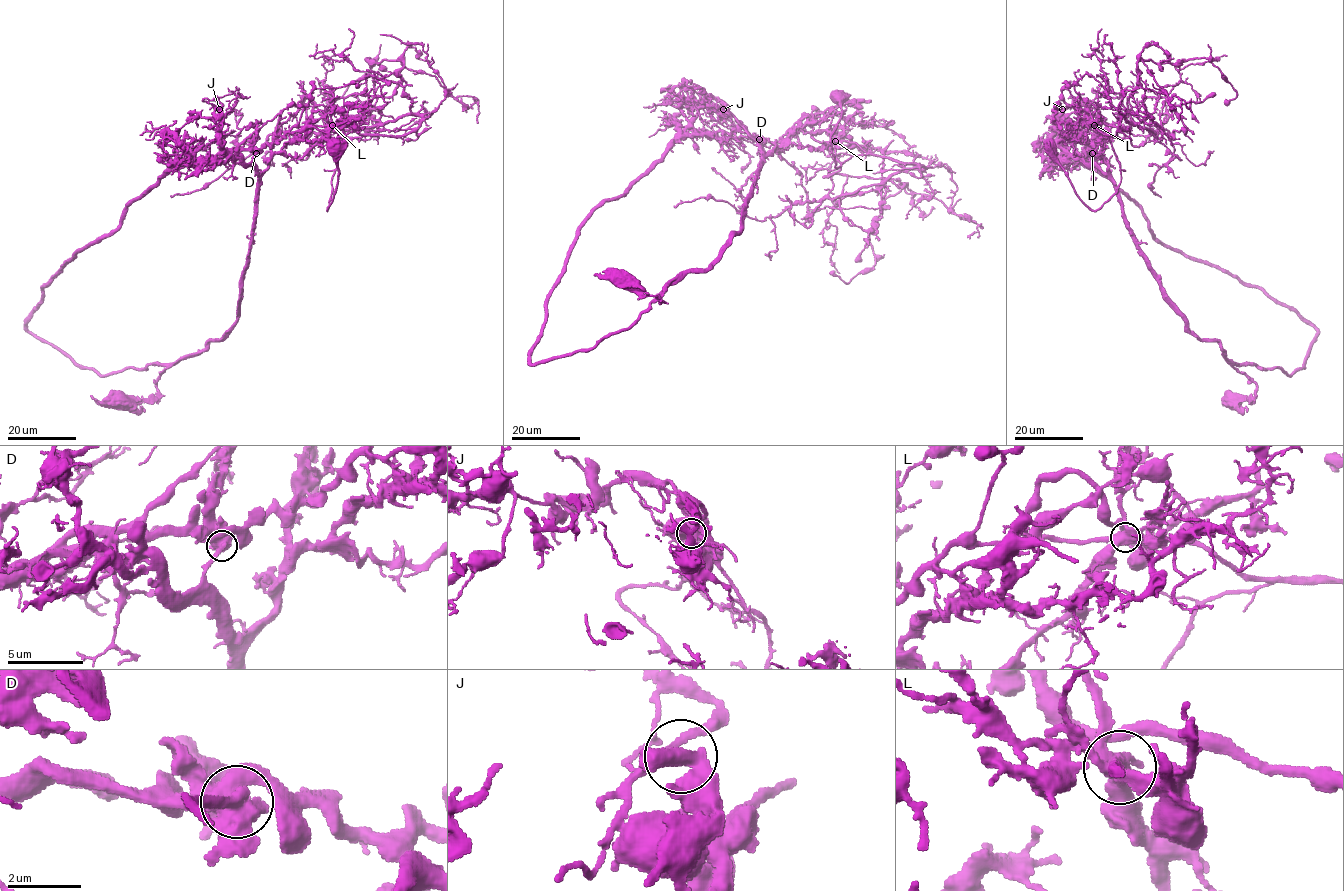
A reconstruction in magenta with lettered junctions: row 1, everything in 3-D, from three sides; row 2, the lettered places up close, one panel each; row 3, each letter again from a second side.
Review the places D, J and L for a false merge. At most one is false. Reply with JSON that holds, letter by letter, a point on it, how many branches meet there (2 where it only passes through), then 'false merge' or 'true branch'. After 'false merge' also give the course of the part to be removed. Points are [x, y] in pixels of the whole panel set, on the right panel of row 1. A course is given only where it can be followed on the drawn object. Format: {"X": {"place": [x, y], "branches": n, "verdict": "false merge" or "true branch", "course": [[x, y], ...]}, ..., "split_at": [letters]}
{"D": {"place": [1092, 153], "branches": 4, "verdict": "true branch"}, "J": {"place": [1062, 109], "branches": 4, "verdict": "true branch"}, "L": {"place": [1094, 125], "branches": 5, "verdict": "false merge", "course": [[1095, 125], [1084, 110], [1091, 121], [1131, 124], [1128, 98], [1140, 60], [1207, 58], [1237, 94], [1226, 102]]}, "split_at": ["L"]}

